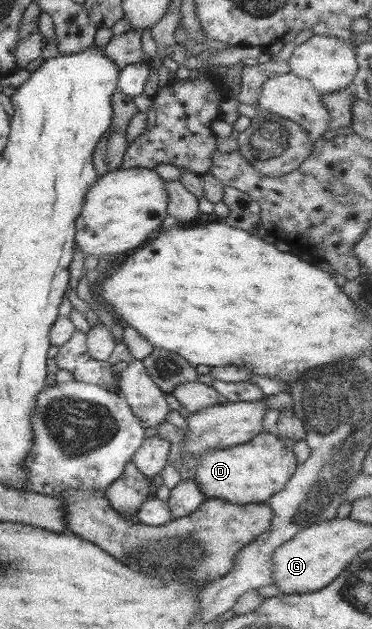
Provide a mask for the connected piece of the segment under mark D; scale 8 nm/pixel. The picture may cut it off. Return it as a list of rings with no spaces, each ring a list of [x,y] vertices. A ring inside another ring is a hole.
[[[261,431],[250,442],[231,448],[216,448],[206,452],[203,457],[197,458],[194,478],[200,484],[207,498],[223,499],[237,505],[266,503],[274,494],[285,488],[298,464],[294,451],[287,448],[283,441],[278,439],[278,435],[275,436],[273,433]]]

